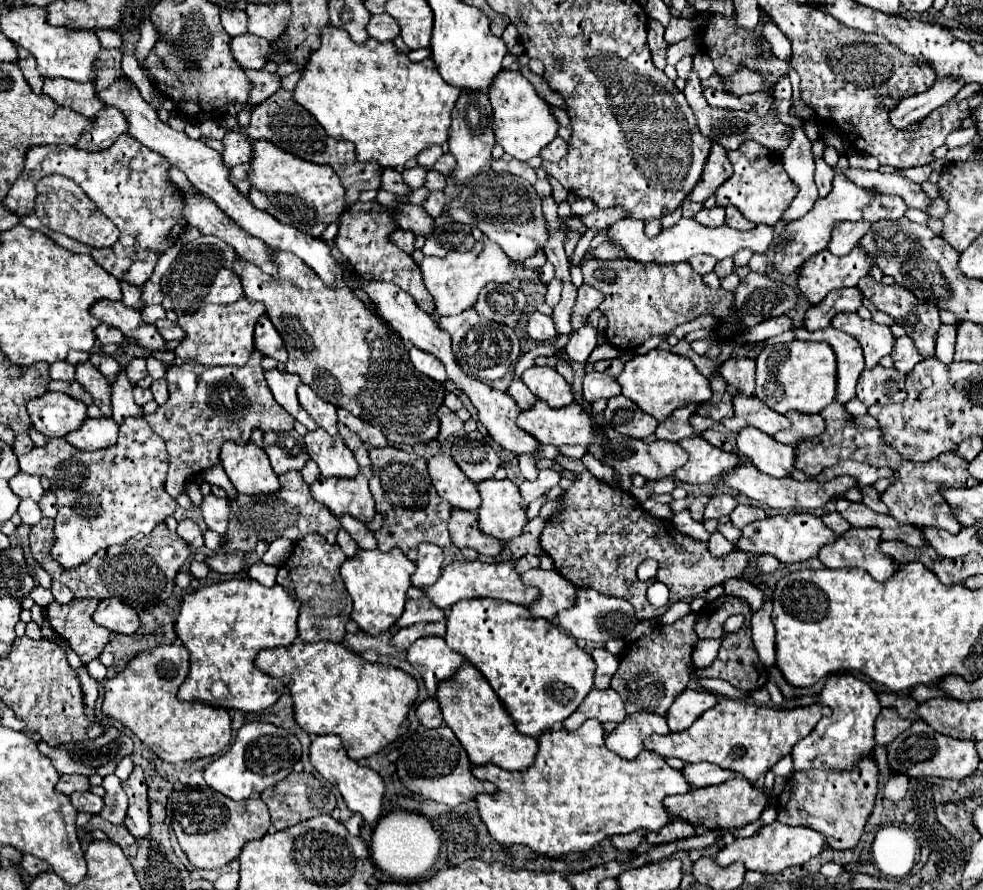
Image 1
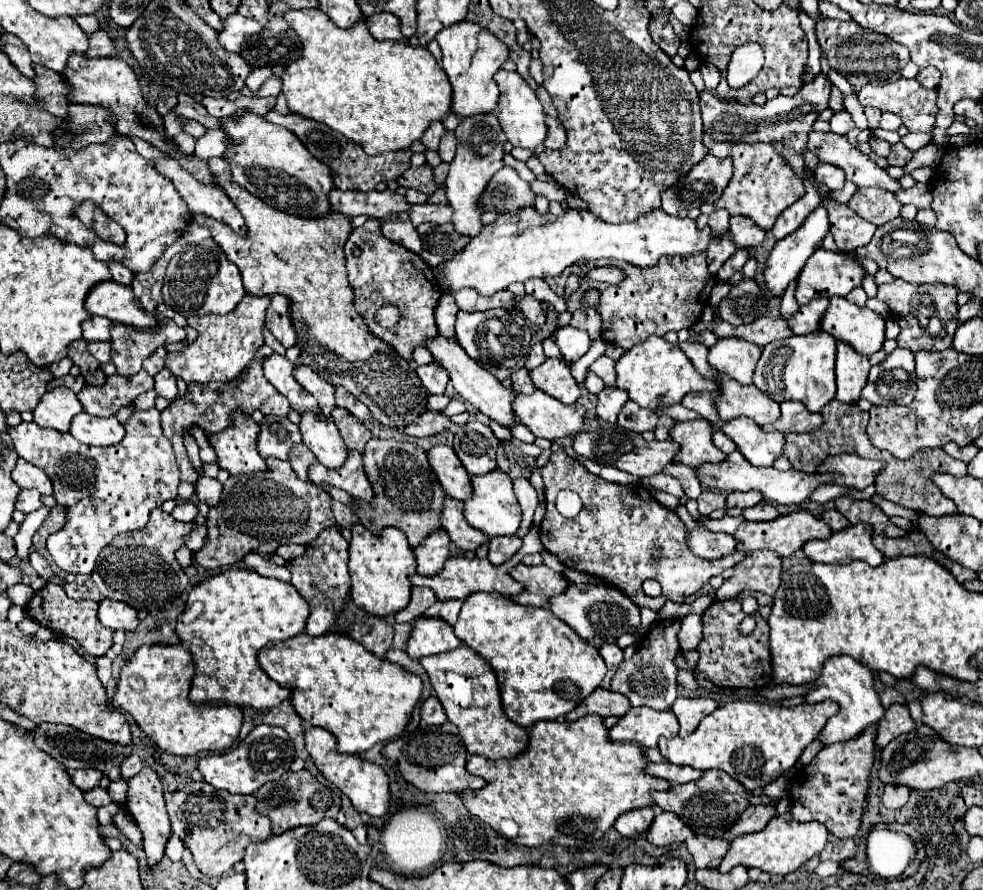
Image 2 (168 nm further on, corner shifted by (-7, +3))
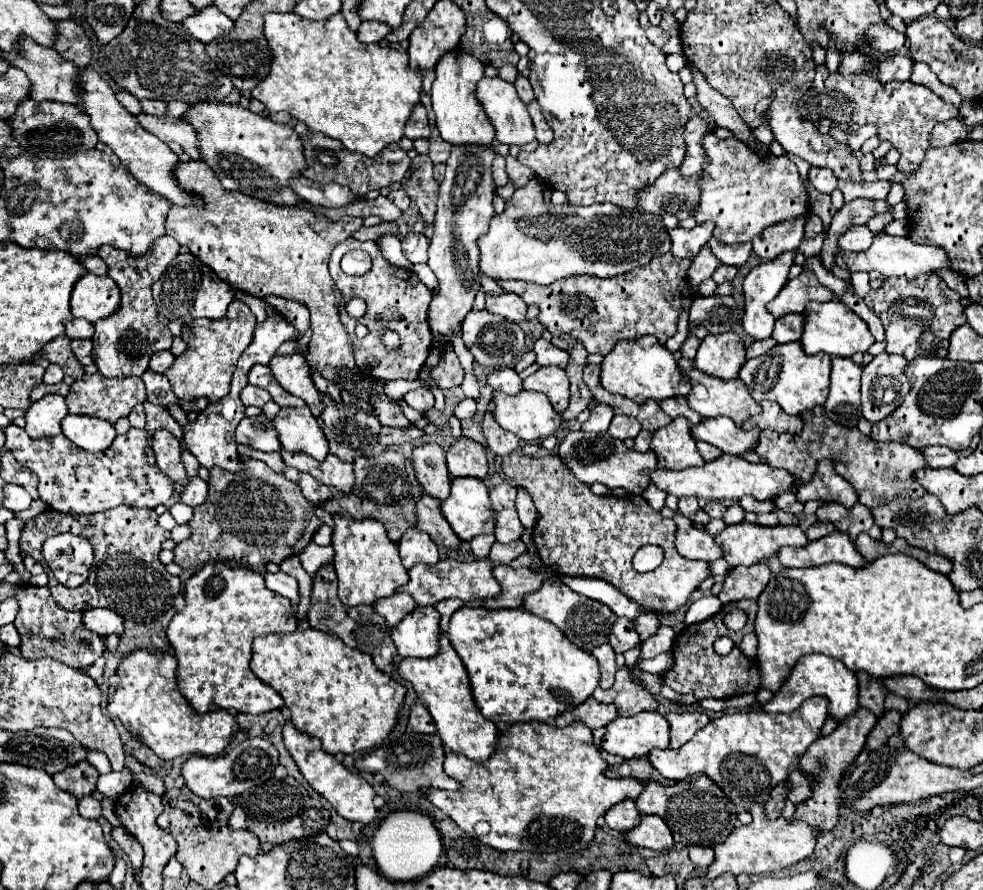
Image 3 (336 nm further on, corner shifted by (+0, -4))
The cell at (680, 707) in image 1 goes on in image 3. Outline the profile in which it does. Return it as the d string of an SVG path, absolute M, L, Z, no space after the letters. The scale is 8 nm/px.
M676 712L676 714L668 714L666 720L670 722L670 746L668 748L684 746L698 730L702 730L710 722L706 712Z

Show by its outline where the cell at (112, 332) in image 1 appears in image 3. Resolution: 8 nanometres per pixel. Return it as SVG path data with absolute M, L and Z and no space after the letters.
M68 320L64 322L68 338L92 338L94 326L88 320Z

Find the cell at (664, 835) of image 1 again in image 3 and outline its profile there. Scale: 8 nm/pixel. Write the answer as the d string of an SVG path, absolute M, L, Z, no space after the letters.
M644 814L640 818L640 824L626 832L626 840L638 848L652 848L652 850L670 850L674 840L670 834L670 828L660 816Z

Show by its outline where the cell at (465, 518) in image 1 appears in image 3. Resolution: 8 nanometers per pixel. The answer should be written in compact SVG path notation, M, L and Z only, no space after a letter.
M424 494L416 502L416 528L430 534L430 538L446 548L456 548L460 544L460 538L452 534L452 528L448 522L444 522L444 516L440 514L440 500Z

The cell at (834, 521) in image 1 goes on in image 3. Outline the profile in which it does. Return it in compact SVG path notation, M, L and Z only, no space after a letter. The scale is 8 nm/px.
M816 522L814 526L810 526L810 528L806 530L806 536L808 536L808 540L818 540L818 538L822 538L822 536L830 534L830 532L834 532L834 526L832 526L832 524Z

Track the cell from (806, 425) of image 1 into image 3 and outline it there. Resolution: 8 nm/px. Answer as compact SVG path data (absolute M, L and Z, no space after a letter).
M768 400L760 402L762 412L758 418L754 418L760 428L772 428L776 432L788 432L788 434L800 434L802 432L802 420L800 416L788 416L778 404L772 404Z

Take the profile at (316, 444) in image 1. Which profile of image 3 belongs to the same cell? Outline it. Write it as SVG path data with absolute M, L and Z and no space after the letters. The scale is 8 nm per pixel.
M308 406L280 408L272 424L278 432L282 448L290 452L306 452L314 460L324 460L328 454L328 442Z

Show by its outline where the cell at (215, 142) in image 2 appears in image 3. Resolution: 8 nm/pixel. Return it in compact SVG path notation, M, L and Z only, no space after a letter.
M136 114L136 118L144 130L158 136L162 142L178 142L192 160L200 160L196 148L196 132L192 126L188 126L188 122L184 122L184 118L160 118L152 114Z

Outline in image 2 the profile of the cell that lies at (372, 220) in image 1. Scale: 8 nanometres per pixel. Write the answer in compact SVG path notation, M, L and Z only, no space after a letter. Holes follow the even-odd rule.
M369 219L365 221L365 225L353 229L351 235L347 237L345 257L347 257L349 283L353 285L353 291L355 291L355 307L363 315L369 331L375 337L381 337L383 341L393 345L401 357L411 359L415 345L425 345L427 337L437 335L433 311L441 297L441 291L435 275L431 273L431 267L417 253L407 251L399 243L393 243L387 237L383 237L379 227L381 227L381 221ZM355 247L361 249L361 255L353 255ZM383 305L393 305L401 313L399 323L391 329L381 327L375 321L375 313Z

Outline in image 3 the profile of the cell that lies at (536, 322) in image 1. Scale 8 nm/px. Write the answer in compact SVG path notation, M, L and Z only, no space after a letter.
M486 294L486 308L492 312L492 314L498 314L498 316L504 316L512 322L520 322L524 320L526 316L526 304L520 296L516 294L500 294L500 296L492 296L492 294Z

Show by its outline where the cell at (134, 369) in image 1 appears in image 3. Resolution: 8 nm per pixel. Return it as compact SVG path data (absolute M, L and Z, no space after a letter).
M166 350L166 352L156 352L156 354L150 358L148 370L152 370L152 372L164 372L166 368L172 366L174 360L176 360L176 356L174 356L170 350Z

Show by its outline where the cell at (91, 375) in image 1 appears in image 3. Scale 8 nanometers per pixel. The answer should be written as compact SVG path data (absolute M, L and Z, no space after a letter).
M60 336L60 338L54 338L52 342L48 342L48 346L44 346L42 354L52 364L58 364L64 370L64 374L70 378L80 378L84 374L84 368L72 354L70 340L66 336Z

